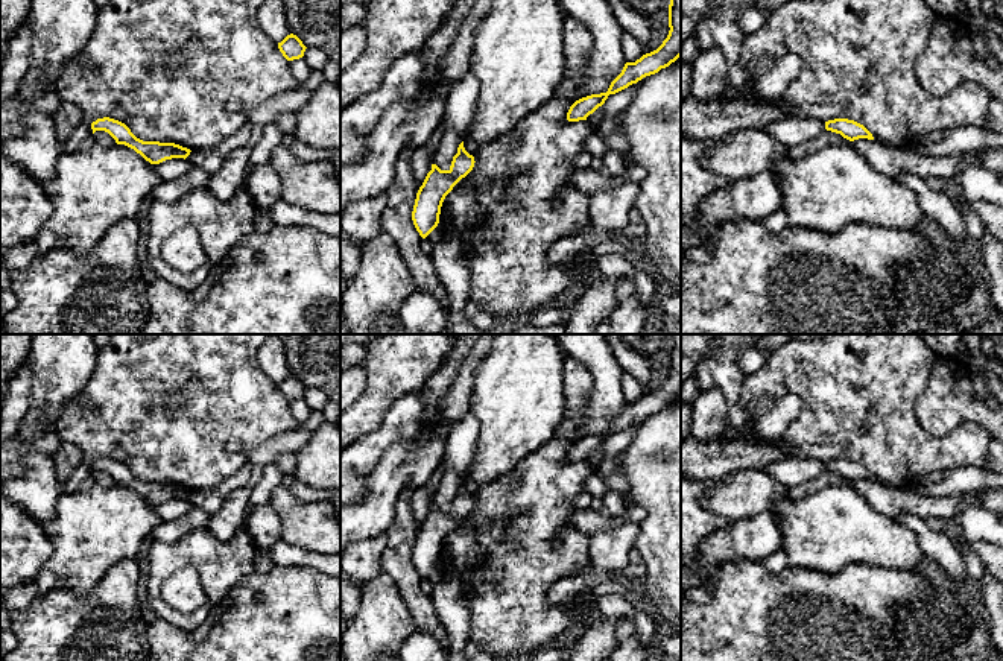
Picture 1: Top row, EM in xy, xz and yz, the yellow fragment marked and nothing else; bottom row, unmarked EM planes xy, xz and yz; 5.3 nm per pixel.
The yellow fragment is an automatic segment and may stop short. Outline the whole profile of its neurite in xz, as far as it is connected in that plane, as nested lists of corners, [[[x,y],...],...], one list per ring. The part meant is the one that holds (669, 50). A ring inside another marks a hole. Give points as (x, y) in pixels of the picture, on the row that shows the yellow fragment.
[[[670,0],[669,27],[667,38],[657,50],[643,55],[635,62],[626,62],[622,73],[611,82],[606,93],[591,94],[576,100],[567,112],[567,120],[587,120],[590,114],[605,103],[609,94],[615,94],[675,62],[681,56],[681,0]]]

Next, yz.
[[[834,119],[825,122],[825,129],[840,134],[843,138],[854,141],[859,138],[874,140],[872,134],[860,123],[848,119]]]

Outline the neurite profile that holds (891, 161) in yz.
[[[859,138],[850,144],[865,157],[875,170],[895,179],[901,175],[916,175],[922,179],[938,176],[945,181],[954,181],[962,166],[982,164],[980,150],[932,158],[918,153],[913,147],[891,147],[877,140]]]

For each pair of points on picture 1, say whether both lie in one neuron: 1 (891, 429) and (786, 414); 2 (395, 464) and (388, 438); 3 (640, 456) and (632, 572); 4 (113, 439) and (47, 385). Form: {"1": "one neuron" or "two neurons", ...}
{"1": "two neurons", "2": "two neurons", "3": "two neurons", "4": "two neurons"}

